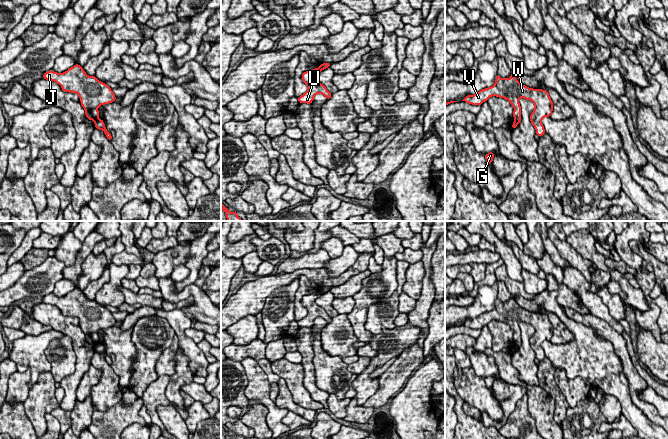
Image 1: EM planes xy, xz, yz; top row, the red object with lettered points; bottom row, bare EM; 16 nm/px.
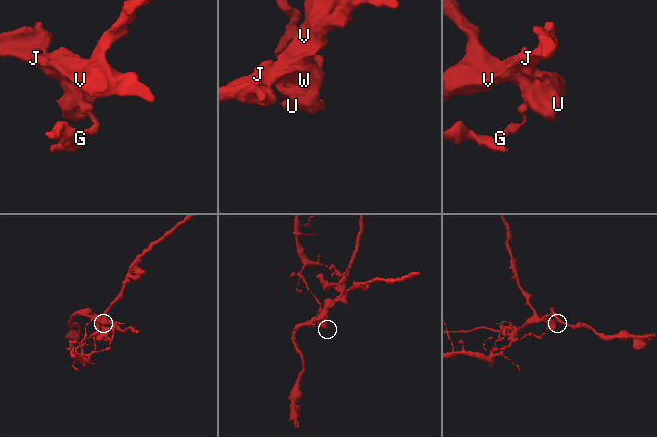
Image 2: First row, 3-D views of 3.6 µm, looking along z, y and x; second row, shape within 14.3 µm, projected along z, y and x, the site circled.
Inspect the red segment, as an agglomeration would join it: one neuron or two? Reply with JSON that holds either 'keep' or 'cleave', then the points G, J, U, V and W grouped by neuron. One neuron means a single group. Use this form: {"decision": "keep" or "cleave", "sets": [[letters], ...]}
{"decision": "cleave", "sets": [["G"], ["J", "U", "V", "W"]]}

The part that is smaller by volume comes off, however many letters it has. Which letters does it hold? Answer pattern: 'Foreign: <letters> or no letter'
Foreign: G

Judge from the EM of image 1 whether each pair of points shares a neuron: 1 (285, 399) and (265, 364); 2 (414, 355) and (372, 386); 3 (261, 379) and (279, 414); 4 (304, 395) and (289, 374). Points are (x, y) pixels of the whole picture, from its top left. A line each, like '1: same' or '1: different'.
1: same
2: different
3: same
4: same

